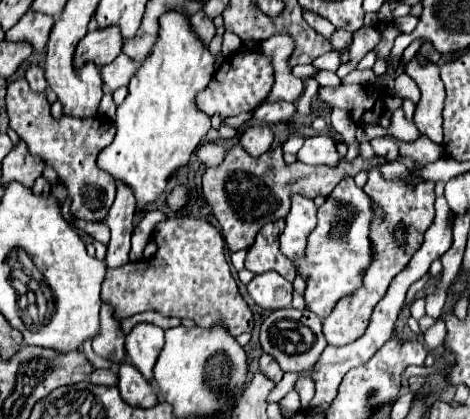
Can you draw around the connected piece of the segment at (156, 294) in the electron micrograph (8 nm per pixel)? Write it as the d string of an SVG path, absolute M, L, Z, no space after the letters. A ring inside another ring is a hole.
M188 213L176 215L154 227L152 241L158 245L152 259L106 271L100 297L114 309L116 319L154 309L166 317L192 319L198 327L210 327L214 317L222 315L234 337L252 331L252 311L238 291L224 255L226 243L212 223Z

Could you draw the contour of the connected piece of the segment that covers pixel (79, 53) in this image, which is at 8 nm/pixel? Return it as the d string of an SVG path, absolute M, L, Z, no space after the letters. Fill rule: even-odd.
M118 27L90 31L76 47L74 67L80 69L86 63L96 63L98 67L104 67L118 57L120 49L122 49L122 37Z

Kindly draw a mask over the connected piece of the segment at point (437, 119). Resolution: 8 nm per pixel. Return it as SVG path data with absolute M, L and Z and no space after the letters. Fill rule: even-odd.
M416 59L406 65L406 73L420 87L422 99L416 105L414 125L434 143L442 143L442 105L444 105L444 83L440 79L440 69L436 65L420 67Z

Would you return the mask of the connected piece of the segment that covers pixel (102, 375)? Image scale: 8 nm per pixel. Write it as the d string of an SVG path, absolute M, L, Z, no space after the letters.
M94 369L90 375L88 375L90 383L92 385L116 385L118 383L118 377L116 373L108 371L108 369Z

